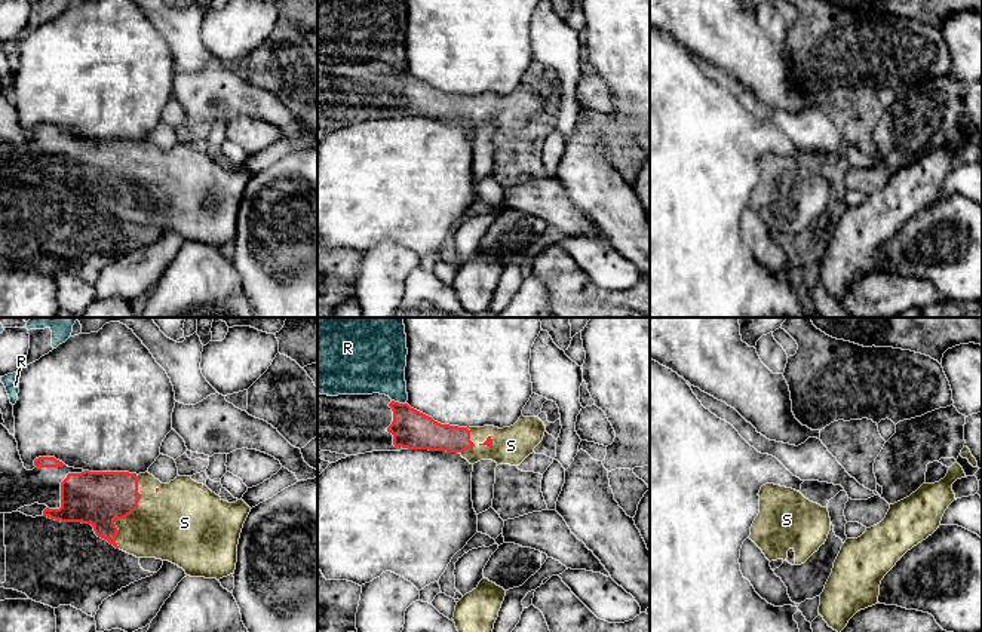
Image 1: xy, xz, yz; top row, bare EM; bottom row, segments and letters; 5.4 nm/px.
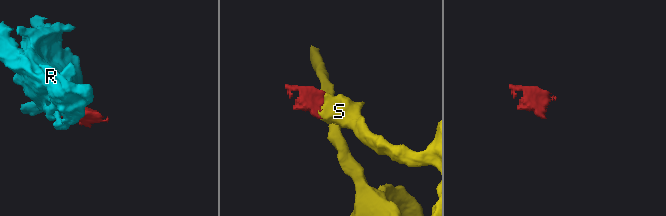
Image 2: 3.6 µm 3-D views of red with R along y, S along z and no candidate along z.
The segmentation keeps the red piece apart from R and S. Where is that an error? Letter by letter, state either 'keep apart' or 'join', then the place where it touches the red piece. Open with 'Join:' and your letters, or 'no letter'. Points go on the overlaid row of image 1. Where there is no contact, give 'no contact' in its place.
Join: S
R: keep apart; contact xz (398, 402)
S: join; contact xy (128, 514)

